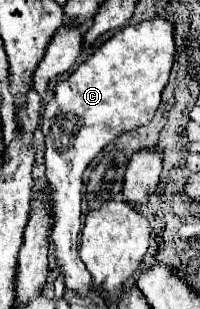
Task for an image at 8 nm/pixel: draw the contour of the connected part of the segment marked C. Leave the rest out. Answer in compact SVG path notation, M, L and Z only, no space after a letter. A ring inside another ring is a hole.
M161 17L141 21L137 25L123 27L113 37L109 37L101 47L93 51L93 55L83 61L67 79L55 85L53 99L45 105L41 131L45 135L45 165L47 165L47 179L51 185L51 203L53 203L53 245L57 251L57 263L61 265L61 273L65 275L65 287L75 291L89 291L91 289L91 273L87 271L85 263L79 259L77 251L77 235L81 229L81 175L91 163L91 159L113 139L117 139L123 131L131 131L139 125L145 125L153 119L159 103L161 91L167 85L169 71L175 59L175 41L173 41L173 25Z

